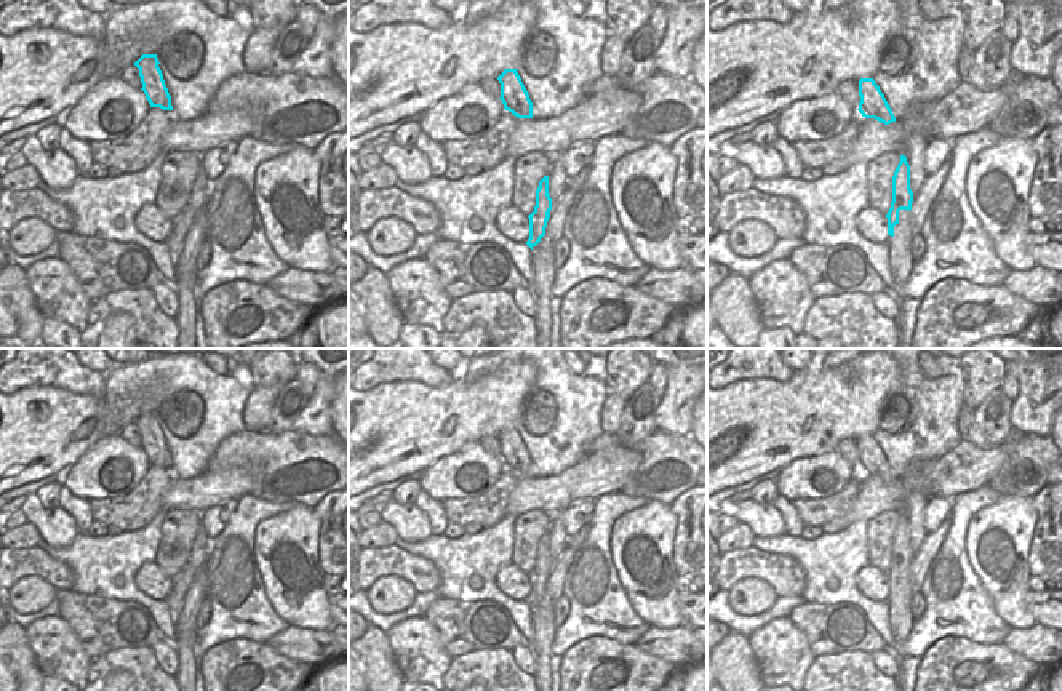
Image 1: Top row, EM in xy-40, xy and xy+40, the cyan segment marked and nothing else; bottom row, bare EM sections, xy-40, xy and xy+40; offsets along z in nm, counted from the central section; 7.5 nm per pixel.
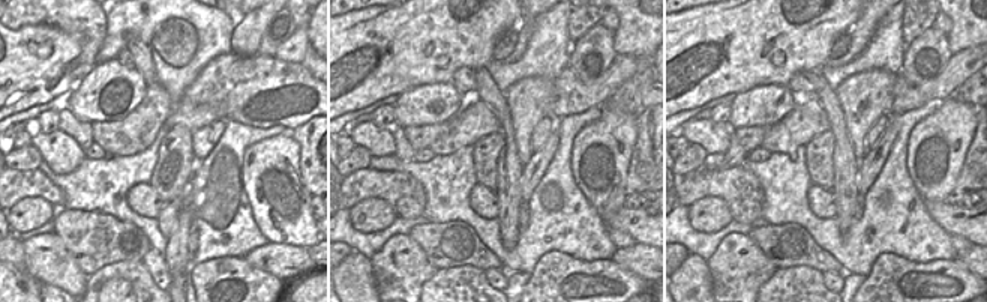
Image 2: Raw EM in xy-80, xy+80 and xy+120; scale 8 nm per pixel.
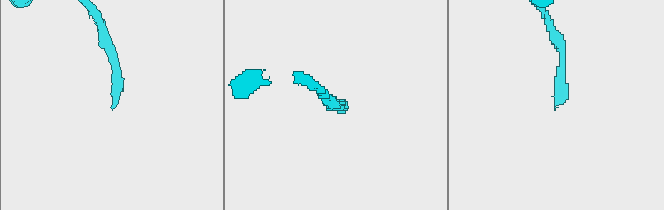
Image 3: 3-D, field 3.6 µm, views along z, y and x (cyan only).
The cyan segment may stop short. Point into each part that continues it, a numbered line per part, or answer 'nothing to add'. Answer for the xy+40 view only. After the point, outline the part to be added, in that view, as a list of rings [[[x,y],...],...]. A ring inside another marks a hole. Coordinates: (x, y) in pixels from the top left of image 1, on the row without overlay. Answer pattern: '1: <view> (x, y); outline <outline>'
1: xy+40 (899, 603); outline [[[899,569],[899,581],[894,584],[894,593],[888,595],[888,608],[891,611],[891,633],[896,643],[902,643],[915,622],[912,617],[912,585],[910,569]]]

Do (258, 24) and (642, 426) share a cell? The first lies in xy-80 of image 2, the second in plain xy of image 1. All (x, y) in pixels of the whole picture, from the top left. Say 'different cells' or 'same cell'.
different cells

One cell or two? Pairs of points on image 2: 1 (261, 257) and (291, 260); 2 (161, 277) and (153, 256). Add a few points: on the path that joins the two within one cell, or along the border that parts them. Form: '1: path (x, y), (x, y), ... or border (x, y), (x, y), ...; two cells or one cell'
1: path (269, 257), (284, 260); one cell
2: path (159, 272), (153, 260); one cell

